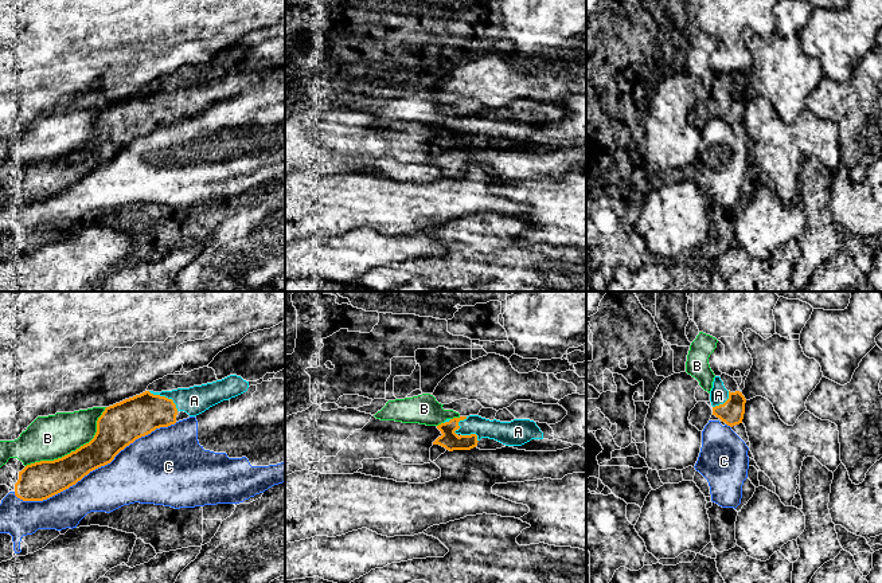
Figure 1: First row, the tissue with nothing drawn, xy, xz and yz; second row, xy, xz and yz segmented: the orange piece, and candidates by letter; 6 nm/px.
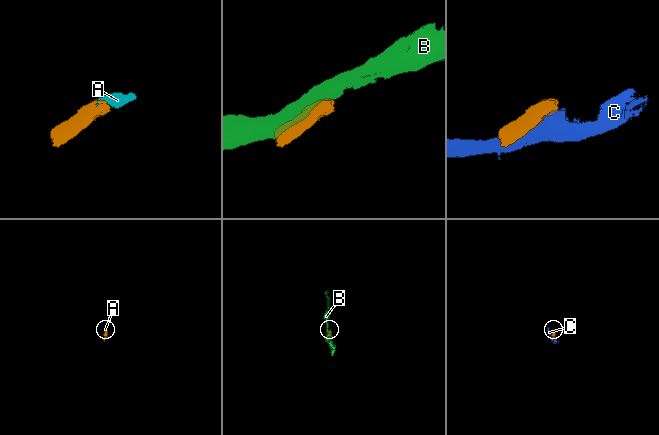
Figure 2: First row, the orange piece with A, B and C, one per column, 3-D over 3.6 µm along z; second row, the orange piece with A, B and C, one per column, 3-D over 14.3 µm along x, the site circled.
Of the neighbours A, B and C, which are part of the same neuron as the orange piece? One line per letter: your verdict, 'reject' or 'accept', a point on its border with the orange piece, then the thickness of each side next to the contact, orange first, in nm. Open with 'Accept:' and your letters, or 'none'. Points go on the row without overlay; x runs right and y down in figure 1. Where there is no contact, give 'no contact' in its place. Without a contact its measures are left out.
Accept: A
A: accept; meets orange in xy at (164, 96); 240 nm thick on the orange side, 170 nm on the other
B: reject; meets orange in xy at (75, 149); 220 nm thick on the orange side, 260 nm on the other
C: reject; meets orange in xy at (94, 168); 220 nm thick on the orange side, 320 nm on the other

